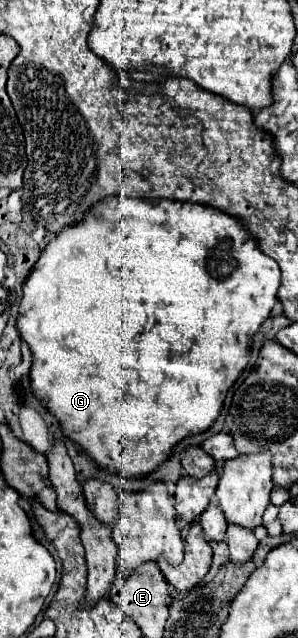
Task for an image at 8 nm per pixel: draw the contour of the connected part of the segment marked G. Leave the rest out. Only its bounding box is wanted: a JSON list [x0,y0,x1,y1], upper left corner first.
[16,197,280,479]

